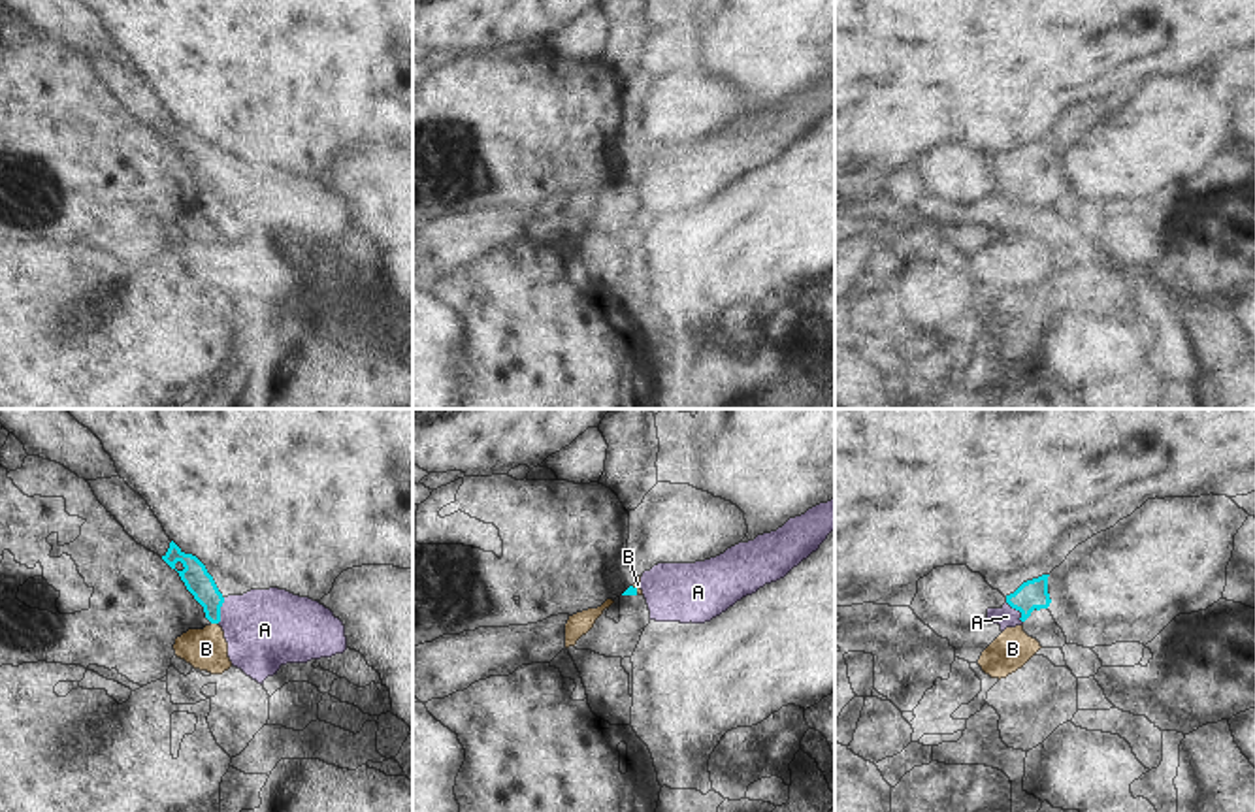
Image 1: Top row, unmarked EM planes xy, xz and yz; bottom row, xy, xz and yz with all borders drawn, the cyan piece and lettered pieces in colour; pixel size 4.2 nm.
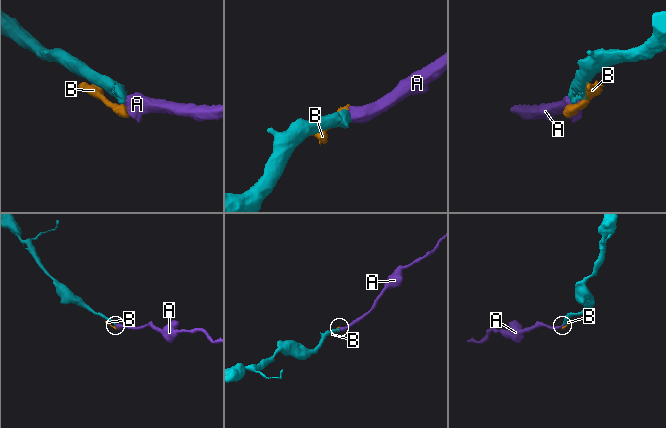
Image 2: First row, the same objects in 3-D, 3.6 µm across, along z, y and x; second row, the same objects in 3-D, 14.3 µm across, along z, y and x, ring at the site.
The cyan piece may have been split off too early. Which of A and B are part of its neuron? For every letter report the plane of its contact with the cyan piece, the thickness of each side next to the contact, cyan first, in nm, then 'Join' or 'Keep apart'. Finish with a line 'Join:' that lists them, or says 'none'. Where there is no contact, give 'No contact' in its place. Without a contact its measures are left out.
A: Touches cyan in xy. Thickness 120 nm (cyan) against 340 nm. Join
B: Touches cyan in xy. Thickness 120 nm (cyan) against 180 nm. Keep apart
Join: A

